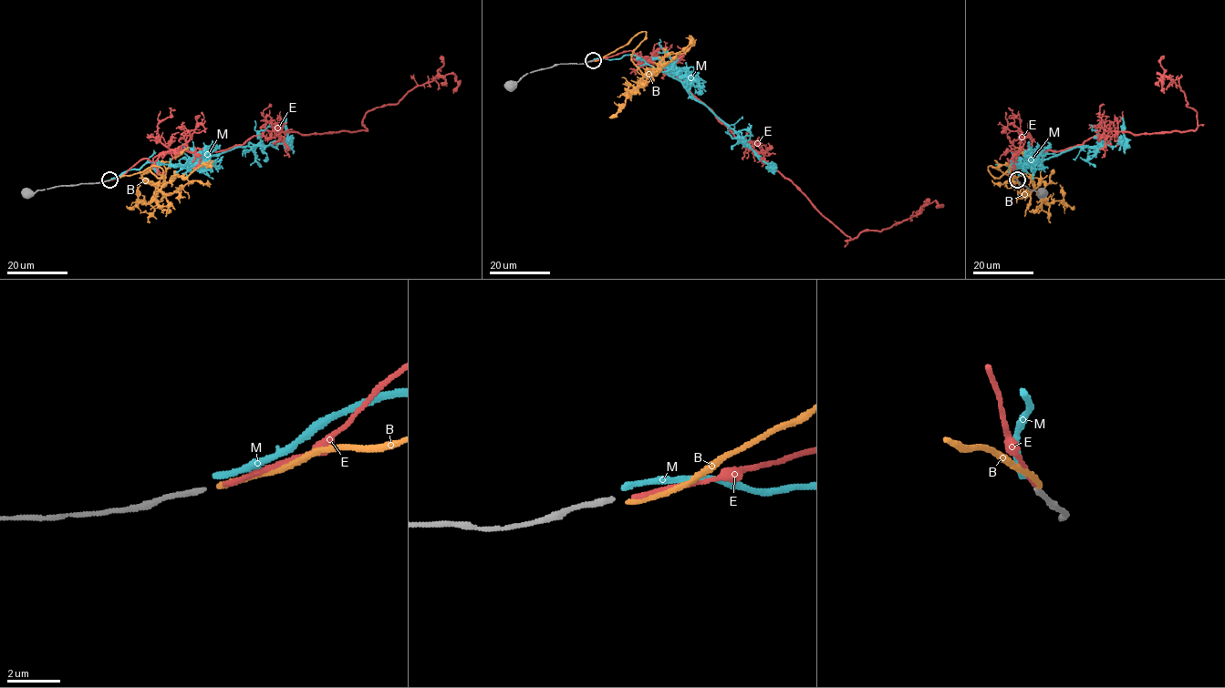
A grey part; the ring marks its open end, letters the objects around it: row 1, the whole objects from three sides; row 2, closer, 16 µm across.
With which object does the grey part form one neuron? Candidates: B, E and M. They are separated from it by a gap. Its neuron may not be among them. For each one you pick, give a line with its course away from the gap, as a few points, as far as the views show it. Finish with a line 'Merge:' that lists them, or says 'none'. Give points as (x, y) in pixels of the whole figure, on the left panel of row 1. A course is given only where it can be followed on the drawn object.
E: via (112, 179), (143, 159), (223, 151), (265, 130), (367, 130), (368, 111), (439, 76), (453, 74), (453, 93)
Merge: E

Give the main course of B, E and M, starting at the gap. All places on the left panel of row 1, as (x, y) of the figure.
B: (111, 179), (159, 166), (161, 178), (149, 169), (163, 179), (160, 190), (165, 195), (187, 182), (207, 180)
E: (112, 179), (143, 159), (223, 151), (265, 130), (367, 130), (368, 111), (439, 76), (453, 74), (453, 93)
M: (110, 179), (148, 162), (183, 165), (236, 148), (275, 147), (287, 137), (286, 118)

